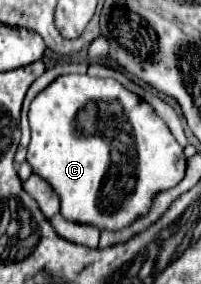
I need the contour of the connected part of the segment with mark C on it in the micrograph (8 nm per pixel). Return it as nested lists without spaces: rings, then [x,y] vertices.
[[[61,75],[45,87],[29,109],[31,143],[27,161],[33,173],[47,179],[61,197],[61,213],[69,221],[91,223],[103,229],[121,229],[145,215],[157,191],[177,185],[185,175],[183,147],[177,143],[167,123],[155,109],[123,87],[115,79],[97,79],[89,75]]]

